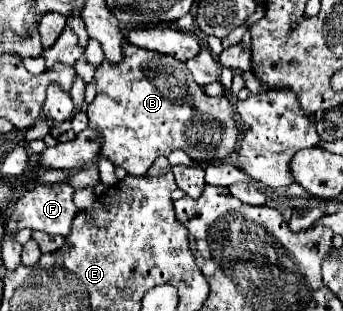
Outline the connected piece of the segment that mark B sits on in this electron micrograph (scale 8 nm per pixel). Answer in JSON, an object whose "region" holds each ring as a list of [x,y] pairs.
{"region":[[[127,45],[123,49],[123,55],[125,59],[119,65],[113,65],[109,61],[103,61],[99,65],[95,71],[97,95],[93,103],[87,105],[89,127],[97,129],[103,137],[103,157],[107,157],[115,167],[123,167],[129,175],[145,175],[159,155],[167,157],[175,149],[185,151],[193,161],[203,165],[223,163],[235,151],[239,141],[239,127],[233,117],[233,105],[225,95],[215,99],[207,97],[203,89],[191,79],[187,65],[171,59],[169,55],[159,55],[157,51],[147,51],[135,45]]]}

